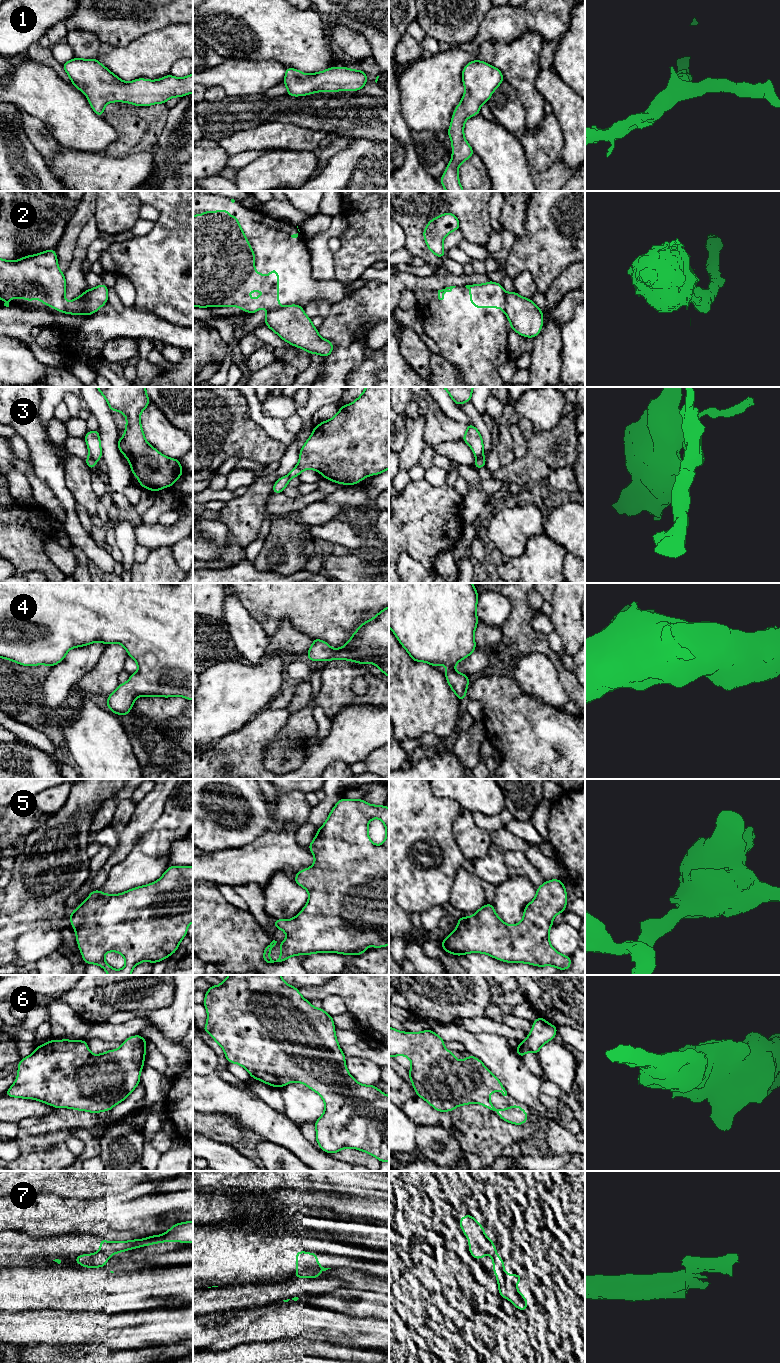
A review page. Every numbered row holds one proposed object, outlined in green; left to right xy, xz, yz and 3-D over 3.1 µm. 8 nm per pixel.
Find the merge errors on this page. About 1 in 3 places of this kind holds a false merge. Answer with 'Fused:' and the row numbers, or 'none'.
Fused: 2, 3, 7

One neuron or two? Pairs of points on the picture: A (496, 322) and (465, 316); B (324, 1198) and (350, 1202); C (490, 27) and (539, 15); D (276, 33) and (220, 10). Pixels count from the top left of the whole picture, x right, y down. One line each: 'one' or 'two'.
A: one
B: one
C: one
D: one

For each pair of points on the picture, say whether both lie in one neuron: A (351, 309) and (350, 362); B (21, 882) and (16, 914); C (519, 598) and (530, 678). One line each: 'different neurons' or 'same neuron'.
A: same neuron
B: same neuron
C: different neurons

